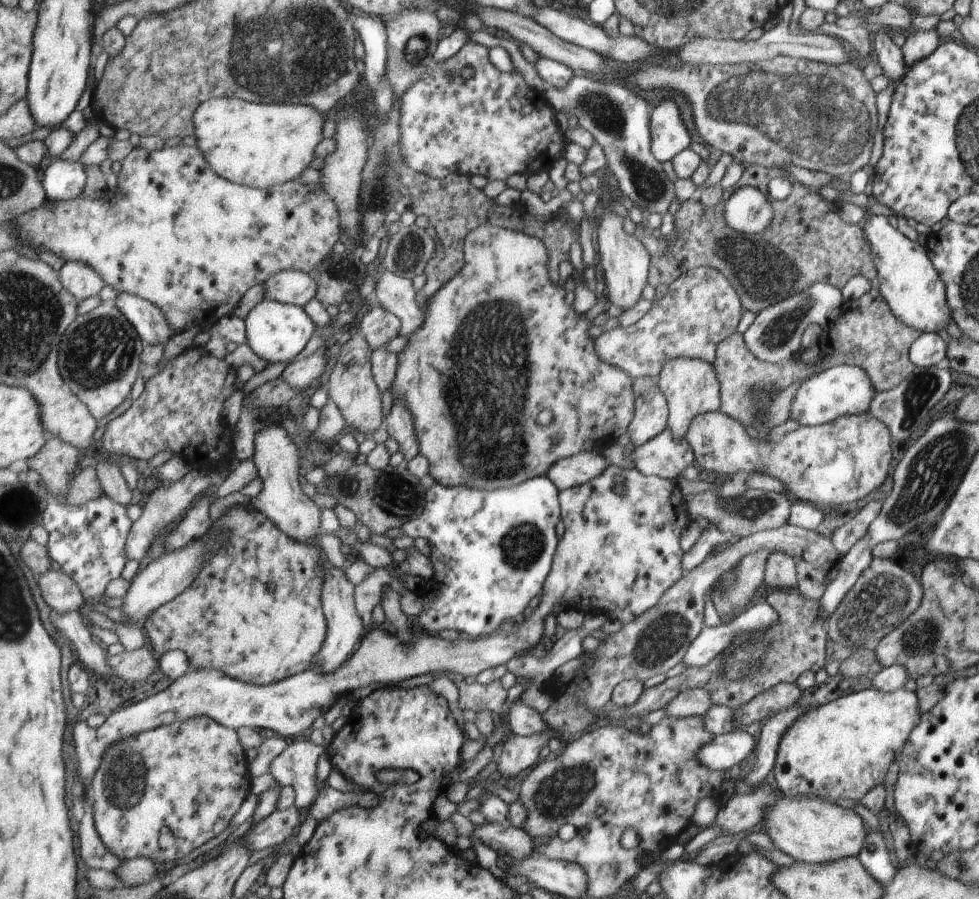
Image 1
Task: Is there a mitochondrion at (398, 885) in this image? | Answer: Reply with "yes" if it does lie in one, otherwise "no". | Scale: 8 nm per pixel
no

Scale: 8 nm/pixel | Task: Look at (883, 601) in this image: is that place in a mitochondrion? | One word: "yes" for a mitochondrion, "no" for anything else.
yes

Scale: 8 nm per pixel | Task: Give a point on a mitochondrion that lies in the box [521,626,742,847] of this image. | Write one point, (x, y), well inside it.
(557, 795)

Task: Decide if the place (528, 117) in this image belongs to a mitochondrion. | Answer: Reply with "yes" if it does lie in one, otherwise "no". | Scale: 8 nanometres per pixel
no

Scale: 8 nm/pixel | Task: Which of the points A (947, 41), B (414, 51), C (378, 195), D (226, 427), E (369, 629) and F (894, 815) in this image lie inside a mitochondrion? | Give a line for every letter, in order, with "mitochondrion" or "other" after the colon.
A: other
B: mitochondrion
C: mitochondrion
D: other
E: other
F: other

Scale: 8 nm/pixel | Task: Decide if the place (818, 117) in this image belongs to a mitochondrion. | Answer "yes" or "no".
yes

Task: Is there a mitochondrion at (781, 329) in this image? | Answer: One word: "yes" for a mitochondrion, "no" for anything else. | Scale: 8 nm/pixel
yes

